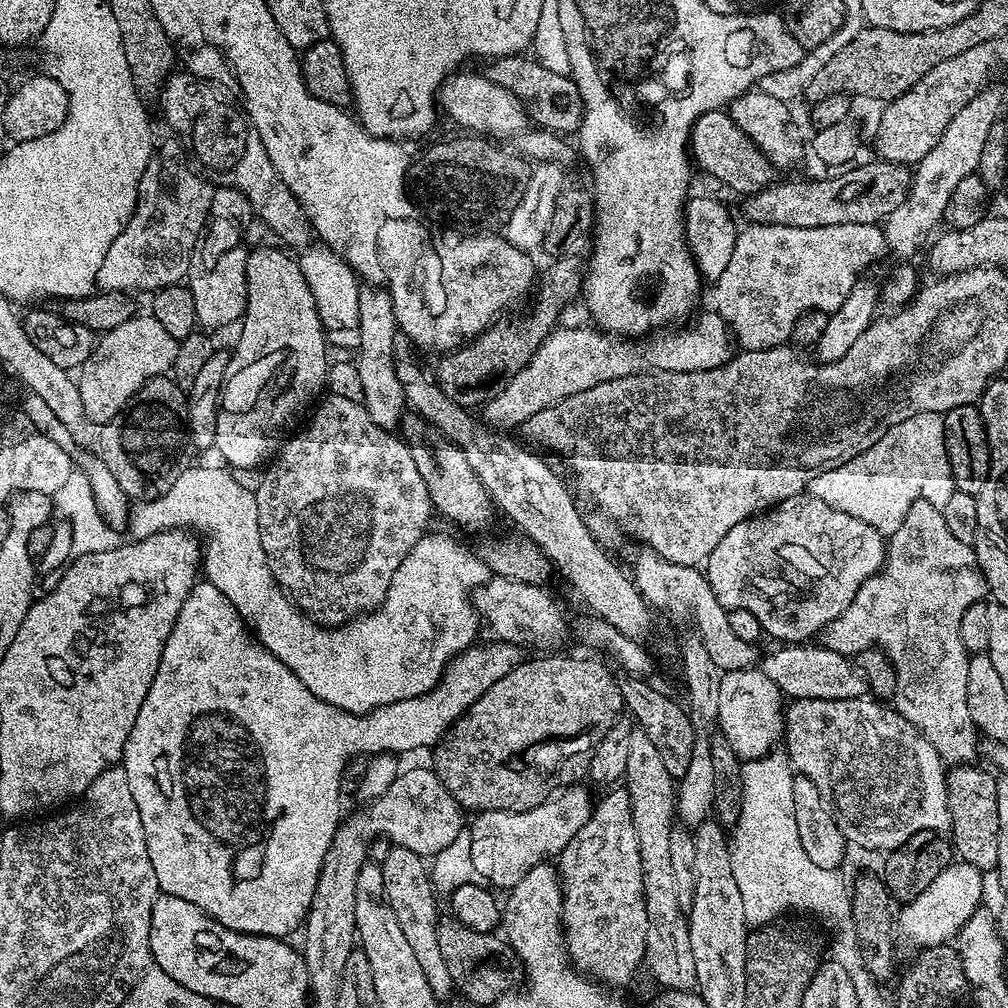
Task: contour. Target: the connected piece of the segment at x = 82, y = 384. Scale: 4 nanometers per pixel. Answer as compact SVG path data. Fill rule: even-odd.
M137 314L114 327L113 330L103 333L97 339L97 344L92 349L90 358L80 365L76 374L85 419L89 423L94 422L93 425L96 426L112 420L146 381L152 380L156 376L165 375L171 369L178 348L179 341L167 333L162 324L150 314L144 314L144 316Z

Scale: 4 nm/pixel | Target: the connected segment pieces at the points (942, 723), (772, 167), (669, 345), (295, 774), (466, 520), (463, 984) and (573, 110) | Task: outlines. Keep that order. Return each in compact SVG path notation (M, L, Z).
M919 500L914 502L914 506L910 506L906 518L902 520L902 526L898 526L898 530L894 530L891 536L887 537L884 567L860 587L858 594L854 594L854 602L850 602L850 606L846 606L846 610L838 618L831 620L822 633L822 644L825 647L849 658L859 657L860 652L867 648L879 648L881 652L886 653L896 671L896 693L892 696L891 703L896 712L902 714L902 718L906 718L906 722L913 724L927 738L930 746L934 746L940 759L948 766L971 764L977 759L975 756L978 756L978 739L976 740L978 729L970 718L970 706L966 702L966 678L968 677L970 653L966 650L966 646L962 646L960 631L962 630L962 614L966 614L966 610L970 610L972 604L981 603L988 595L988 583L980 569L975 547L966 542L958 542L958 538L954 538L954 534L950 534L943 511L937 505Z
M724 110L707 112L696 119L696 124L692 127L690 156L699 167L701 164L714 179L721 180L726 187L733 188L736 192L744 192L743 194L761 192L777 179L777 166Z
M702 312L684 326L689 328L661 331L649 339L653 340L648 345L617 338L592 326L557 327L544 339L542 346L538 346L530 362L526 362L526 366L522 366L504 388L488 397L482 408L483 423L496 430L512 430L508 428L527 425L538 410L546 410L546 406L558 404L570 398L570 394L582 394L582 390L590 390L598 386L598 382L610 382L614 378L632 376L635 372L693 372L721 368L734 355L732 329L719 312Z
M197 582L190 590L186 602L182 602L182 610L172 627L170 638L162 650L162 658L158 662L158 670L154 674L154 682L150 682L150 690L146 690L146 698L142 702L142 710L138 710L138 718L134 718L134 730L130 730L130 738L126 738L122 767L130 782L130 794L134 794L134 806L138 806L138 814L142 818L142 830L146 838L146 850L150 854L150 866L154 866L154 874L158 878L158 886L165 896L183 898L184 901L198 906L211 920L218 921L235 932L245 932L255 936L291 937L291 932L301 927L304 917L310 910L310 902L314 898L314 890L318 886L318 878L322 870L322 862L326 858L326 850L330 850L330 842L336 829L342 823L340 816L340 776L348 761L363 757L365 754L416 752L419 748L431 749L444 739L449 728L467 712L469 706L478 702L498 678L506 678L514 666L518 666L526 658L526 652L519 644L505 640L493 639L493 644L477 642L466 651L460 652L444 667L439 682L424 696L406 698L402 702L394 702L386 706L378 706L366 714L347 712L341 708L322 702L270 650L260 645L260 641L246 627L243 618L234 610L230 598L218 590L218 586L207 582Z
M415 414L405 415L402 421L402 436L408 448L412 451L414 466L418 466L418 474L422 474L422 478L426 482L426 490L432 499L433 509L435 509L437 513L441 512L446 519L453 520L460 528L480 530L486 527L492 520L492 512L494 513L493 501L479 480L478 474L470 468L467 461L467 454L465 454L459 445L453 444L447 439L438 438L440 440L435 440L432 436L420 437L424 430L426 430L426 424L419 416Z
M451 914L441 919L438 950L442 950L442 958L446 961L446 970L450 970L455 991L461 992L472 1004L495 1005L501 996L519 989L525 979L524 966L503 935L470 930L470 926Z
M524 54L500 56L497 60L491 61L487 68L488 79L493 80L495 84L506 86L506 90L510 90L510 94L514 94L518 102L522 102L533 125L557 134L575 133L579 129L580 120L584 116L584 103L571 75L546 70L546 67L540 65L535 58L529 58Z

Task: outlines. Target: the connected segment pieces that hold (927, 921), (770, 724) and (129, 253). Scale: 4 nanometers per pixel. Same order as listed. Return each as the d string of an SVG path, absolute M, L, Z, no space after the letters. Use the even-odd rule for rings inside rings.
M963 862L949 863L947 868L943 868L918 894L918 898L907 901L904 908L898 912L898 932L912 944L920 944L921 949L935 948L949 943L951 938L959 937L962 926L969 918L976 913L977 908L981 907L984 896L985 877L974 866Z
M759 667L743 668L721 675L718 686L718 731L726 734L741 761L769 755L784 735L786 700L778 686Z
M154 154L150 162L146 162L146 170L138 182L136 205L132 210L132 217L114 238L114 242L110 242L110 250L106 250L100 263L95 282L95 287L99 291L148 294L155 289L181 283L185 279L183 276L189 275L188 267L191 266L192 260L194 264L194 253L197 251L198 241L204 231L204 222L208 219L213 189L213 185L207 184L203 180L205 177L199 171L196 172L191 172L176 156Z

